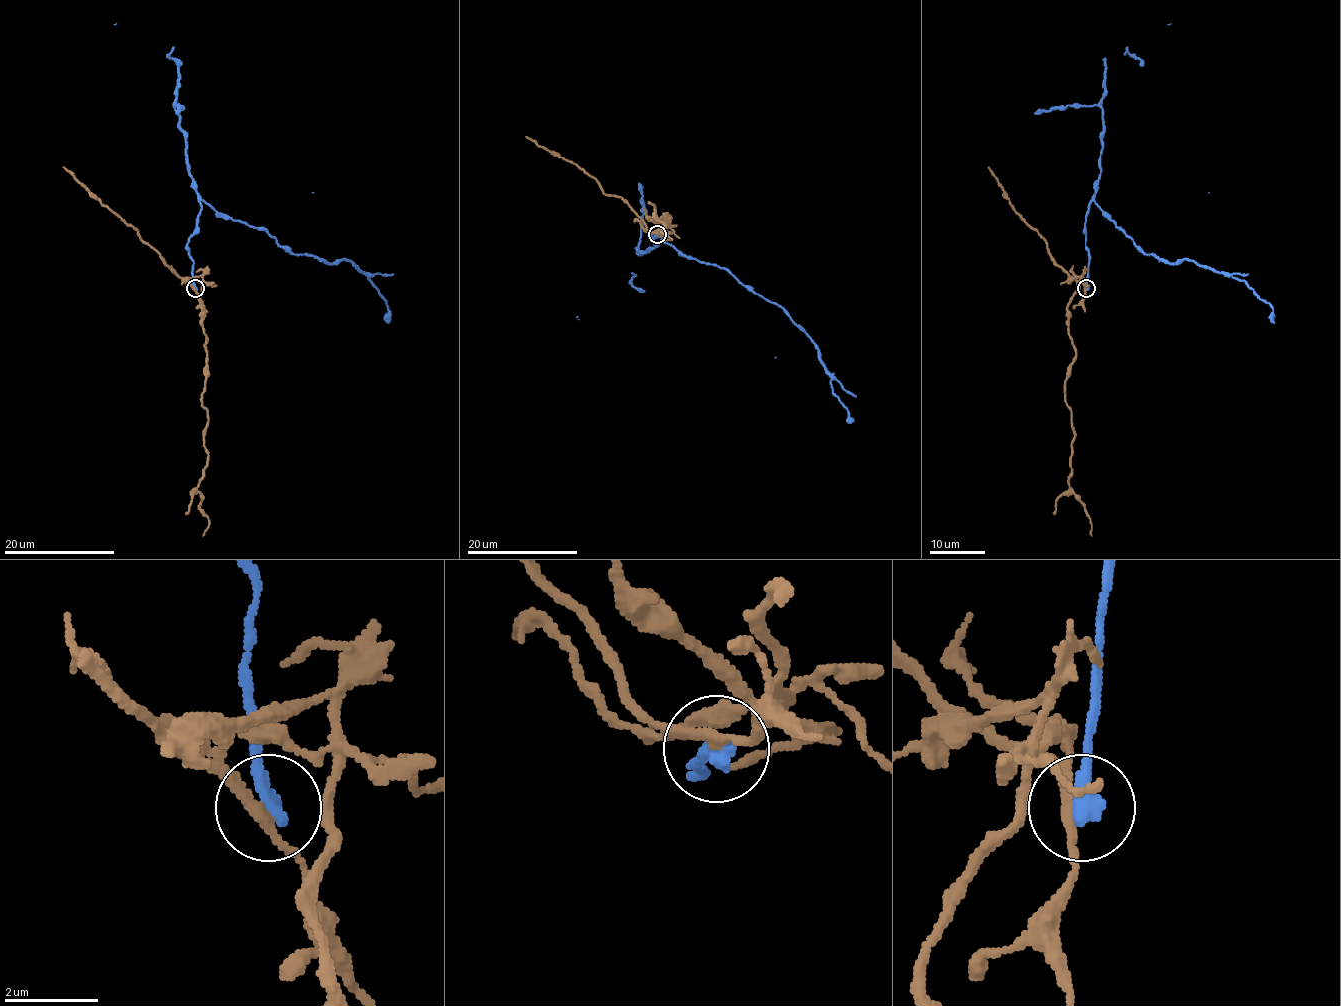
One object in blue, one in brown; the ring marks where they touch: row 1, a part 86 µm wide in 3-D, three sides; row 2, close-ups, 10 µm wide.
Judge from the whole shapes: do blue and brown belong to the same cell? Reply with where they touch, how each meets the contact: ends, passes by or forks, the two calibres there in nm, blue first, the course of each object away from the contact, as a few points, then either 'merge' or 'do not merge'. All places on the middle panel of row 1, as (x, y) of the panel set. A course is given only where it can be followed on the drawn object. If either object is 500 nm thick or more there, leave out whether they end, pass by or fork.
at (657, 234); blue ends there; brown passes by; 420 nm thick on the blue side, 200 nm on the other; blue runs (657, 235), (650, 233), (659, 233), (684, 255), (726, 268), (778, 305), (818, 350), (832, 392), (851, 422); brown runs (657, 235), (664, 215), (669, 224), (666, 214), (671, 220), (659, 220), (672, 240), (665, 240); do not merge

